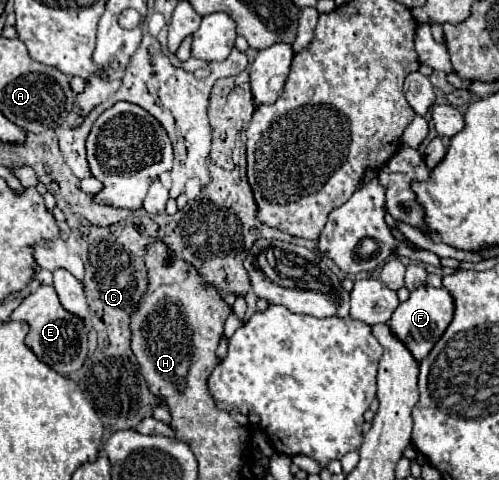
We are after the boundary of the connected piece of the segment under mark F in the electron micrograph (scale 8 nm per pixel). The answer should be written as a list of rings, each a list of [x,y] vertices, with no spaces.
[[[420,286],[418,290],[414,290],[410,294],[410,298],[406,302],[402,302],[394,310],[388,324],[394,330],[394,334],[398,334],[398,338],[402,338],[402,342],[406,342],[408,350],[420,362],[422,358],[426,358],[430,354],[430,350],[438,342],[438,338],[446,332],[448,324],[452,322],[452,316],[454,316],[454,298],[446,288]]]

